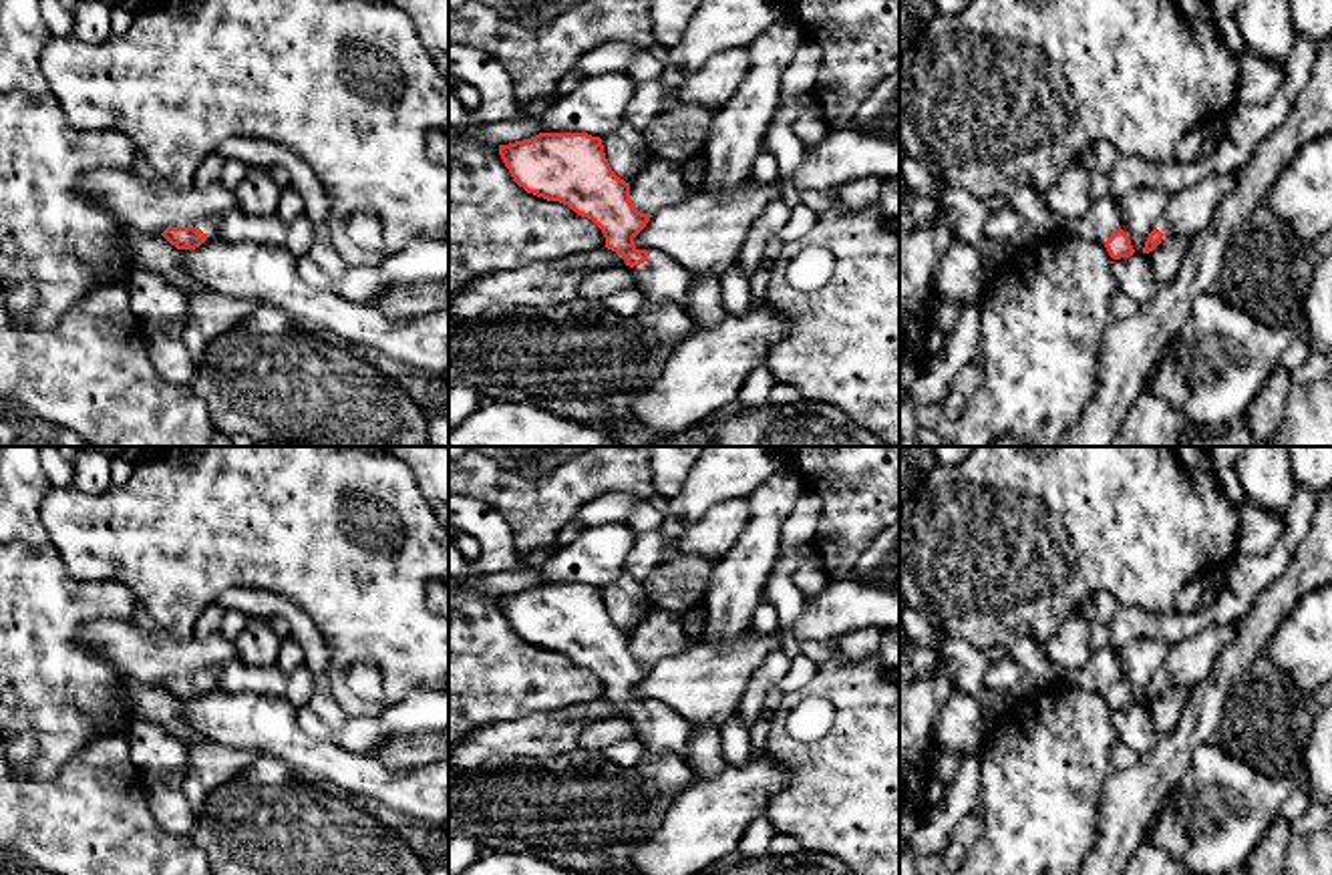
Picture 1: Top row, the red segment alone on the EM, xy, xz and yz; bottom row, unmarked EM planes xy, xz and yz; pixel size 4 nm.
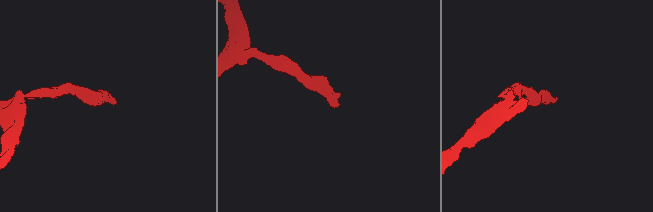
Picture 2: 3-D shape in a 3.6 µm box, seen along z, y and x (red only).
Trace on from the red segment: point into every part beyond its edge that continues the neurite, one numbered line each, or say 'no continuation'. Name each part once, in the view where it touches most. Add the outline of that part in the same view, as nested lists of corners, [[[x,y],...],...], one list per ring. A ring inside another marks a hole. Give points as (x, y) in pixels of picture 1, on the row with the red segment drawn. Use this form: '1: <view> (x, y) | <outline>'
1: xz (660, 278) | [[[652,251],[648,259],[634,266],[636,288],[648,302],[684,304],[694,272],[676,259]]]

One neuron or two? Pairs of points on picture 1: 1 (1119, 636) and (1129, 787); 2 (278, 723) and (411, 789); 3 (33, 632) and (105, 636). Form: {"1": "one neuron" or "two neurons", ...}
{"1": "two neurons", "2": "one neuron", "3": "two neurons"}

